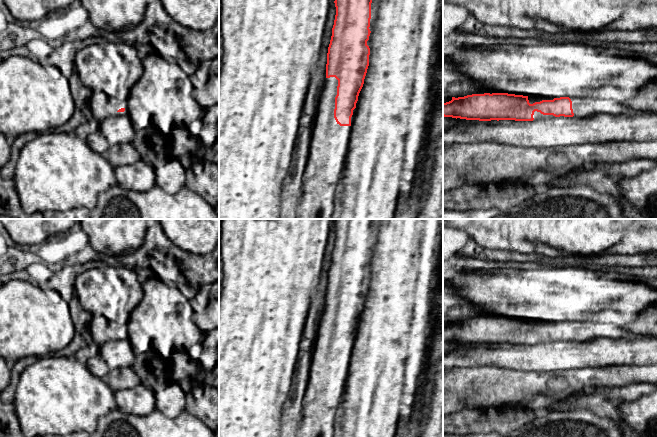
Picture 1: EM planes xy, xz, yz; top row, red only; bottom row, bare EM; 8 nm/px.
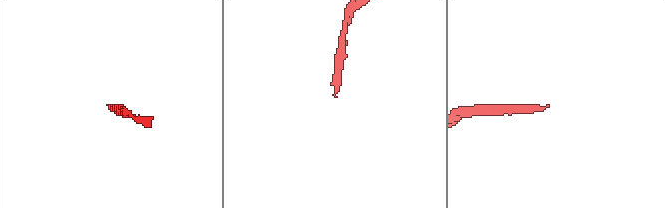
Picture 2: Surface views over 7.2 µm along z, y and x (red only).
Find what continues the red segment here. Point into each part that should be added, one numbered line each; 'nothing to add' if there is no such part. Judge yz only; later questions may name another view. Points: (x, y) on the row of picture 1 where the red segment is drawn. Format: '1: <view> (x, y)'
1: yz (532, 99)

